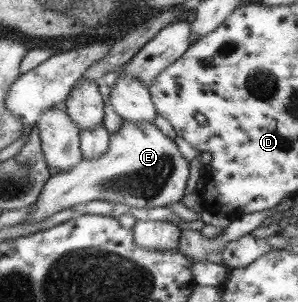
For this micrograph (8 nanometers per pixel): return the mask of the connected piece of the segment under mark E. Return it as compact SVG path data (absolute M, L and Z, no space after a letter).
M122 121L116 131L108 133L108 147L101 156L81 159L66 171L49 175L43 183L36 201L30 205L29 216L21 225L41 225L41 221L51 215L92 200L104 200L115 204L126 204L135 208L153 208L167 206L181 200L189 170L188 161L179 153L172 138L165 136L152 122L132 123Z

